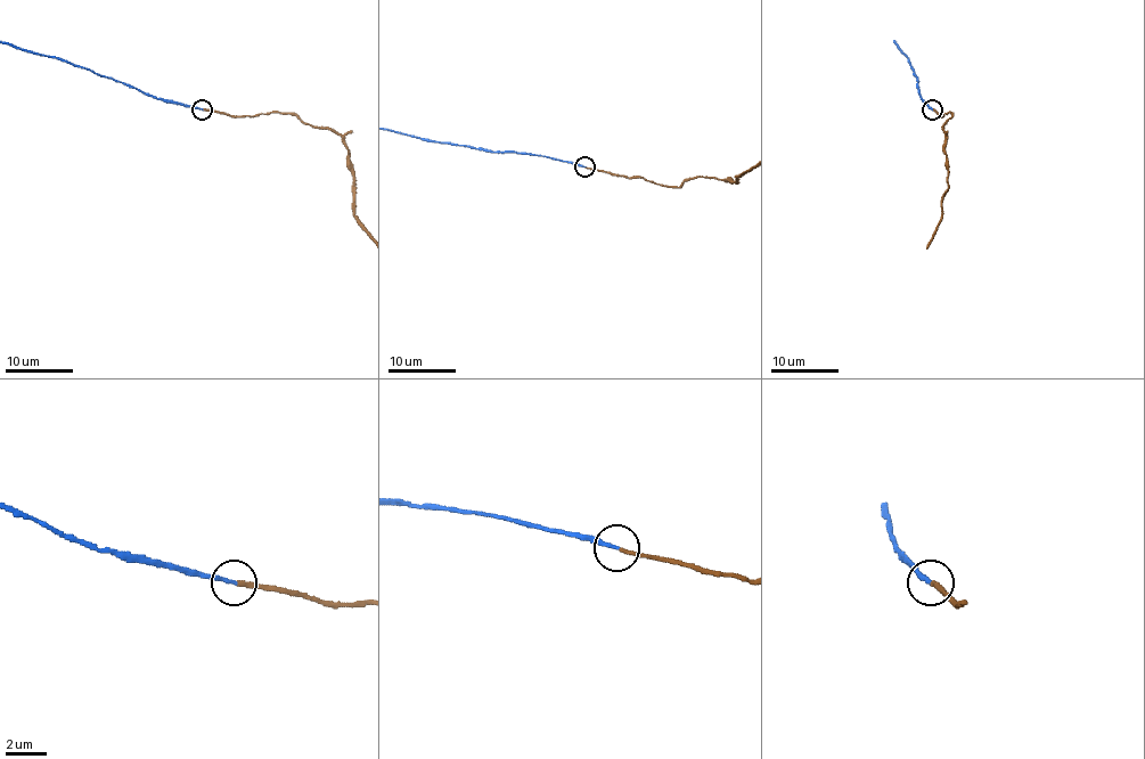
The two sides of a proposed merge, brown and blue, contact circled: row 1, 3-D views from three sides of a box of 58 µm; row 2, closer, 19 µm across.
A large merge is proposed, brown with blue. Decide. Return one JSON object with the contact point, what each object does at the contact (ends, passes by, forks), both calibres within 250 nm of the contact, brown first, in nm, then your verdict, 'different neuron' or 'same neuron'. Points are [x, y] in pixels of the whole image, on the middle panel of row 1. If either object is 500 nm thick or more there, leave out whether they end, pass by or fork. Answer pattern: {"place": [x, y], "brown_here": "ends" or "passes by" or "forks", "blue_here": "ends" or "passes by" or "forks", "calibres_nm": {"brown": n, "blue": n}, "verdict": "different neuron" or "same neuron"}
{"place": [585, 166], "brown_here": "ends", "blue_here": "ends", "calibres_nm": {"brown": 200, "blue": 170}, "verdict": "same neuron"}

